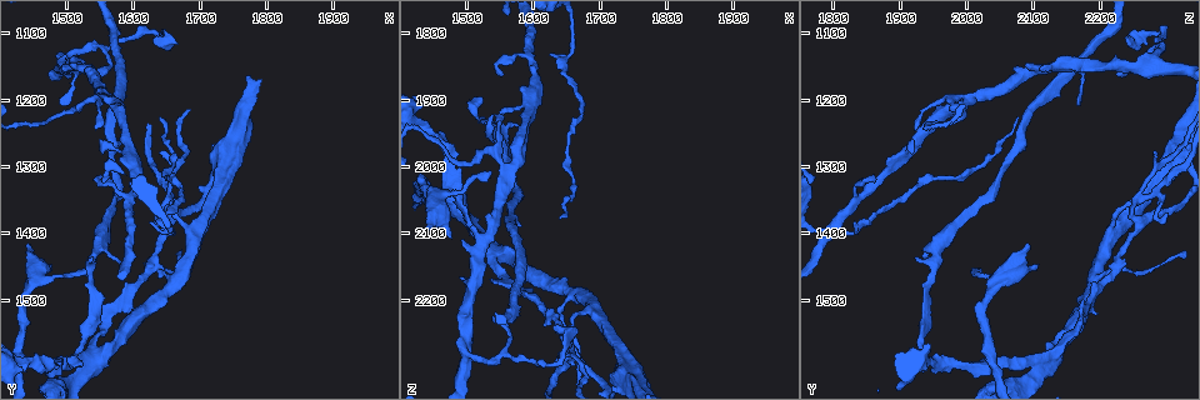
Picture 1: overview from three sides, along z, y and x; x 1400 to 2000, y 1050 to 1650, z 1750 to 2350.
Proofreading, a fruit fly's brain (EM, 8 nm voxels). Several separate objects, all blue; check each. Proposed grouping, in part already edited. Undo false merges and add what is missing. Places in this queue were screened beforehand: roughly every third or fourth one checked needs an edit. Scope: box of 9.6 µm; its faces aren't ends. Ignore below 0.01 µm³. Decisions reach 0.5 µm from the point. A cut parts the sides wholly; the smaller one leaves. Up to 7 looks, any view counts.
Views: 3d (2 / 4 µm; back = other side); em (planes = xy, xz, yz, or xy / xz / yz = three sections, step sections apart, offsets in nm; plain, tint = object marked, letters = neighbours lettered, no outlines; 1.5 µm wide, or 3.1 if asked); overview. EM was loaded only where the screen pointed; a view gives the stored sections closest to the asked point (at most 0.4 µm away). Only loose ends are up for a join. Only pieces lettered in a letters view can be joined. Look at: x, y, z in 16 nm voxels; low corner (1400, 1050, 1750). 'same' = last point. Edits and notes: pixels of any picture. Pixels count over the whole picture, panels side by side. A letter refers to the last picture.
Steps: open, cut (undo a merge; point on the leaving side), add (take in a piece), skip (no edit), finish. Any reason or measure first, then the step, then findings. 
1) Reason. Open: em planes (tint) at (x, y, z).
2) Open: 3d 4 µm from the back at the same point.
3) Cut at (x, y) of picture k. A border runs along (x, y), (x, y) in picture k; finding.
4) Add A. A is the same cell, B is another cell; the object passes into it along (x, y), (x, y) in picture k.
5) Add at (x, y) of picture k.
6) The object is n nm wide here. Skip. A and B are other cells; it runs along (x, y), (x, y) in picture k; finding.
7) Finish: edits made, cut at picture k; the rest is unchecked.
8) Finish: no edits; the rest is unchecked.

An open end. Open: em yz step 8 (letters) at (1495, 1155, 2110).

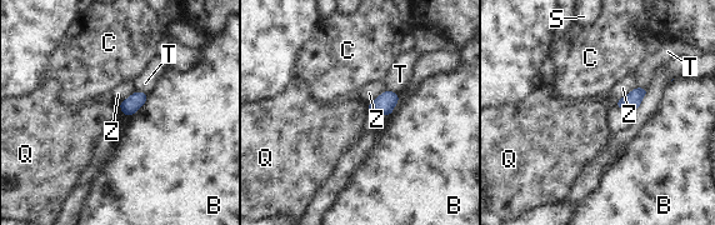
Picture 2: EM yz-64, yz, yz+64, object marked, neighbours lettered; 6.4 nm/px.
The longest contact is with B, 220 nm. Skip. B, C, Q, S, T and Z are other cells; a border runs along (118, 104), (124, 115) in picture 2; none of them fits.

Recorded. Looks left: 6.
An open end. Open: 3d 2 µm at (1545, 1240, 1925).

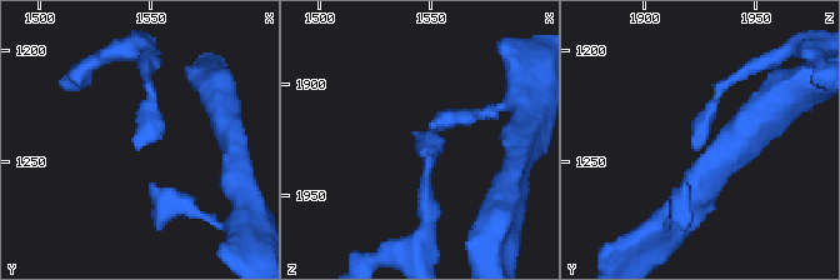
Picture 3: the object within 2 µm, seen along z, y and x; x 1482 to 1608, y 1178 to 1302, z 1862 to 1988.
Open: em planes (letters) at (1543, 1243, 1923).

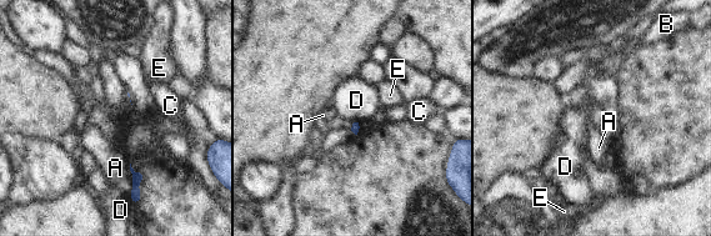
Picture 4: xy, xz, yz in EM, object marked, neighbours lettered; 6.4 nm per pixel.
Skip. A, B, C, D and E are other cells; none of them fits.

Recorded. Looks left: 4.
An open end. Open: 3d 4 µm at (1535, 1520, 2165).

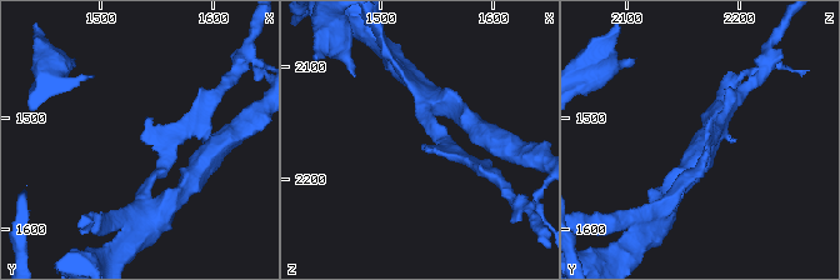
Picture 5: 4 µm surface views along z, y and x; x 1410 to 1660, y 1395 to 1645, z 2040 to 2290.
Open: em xz step 8 (tint) at (1536, 1522, 2168).

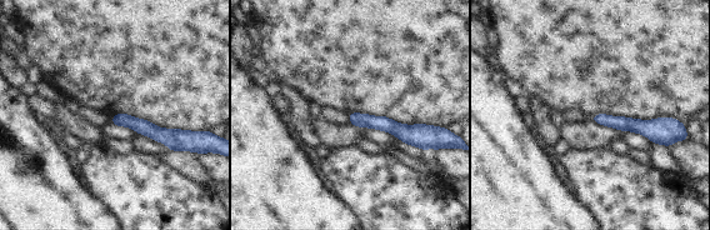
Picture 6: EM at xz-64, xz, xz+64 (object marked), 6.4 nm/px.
Cut it another way. Open: em yz step 4 (letters) at the same point.

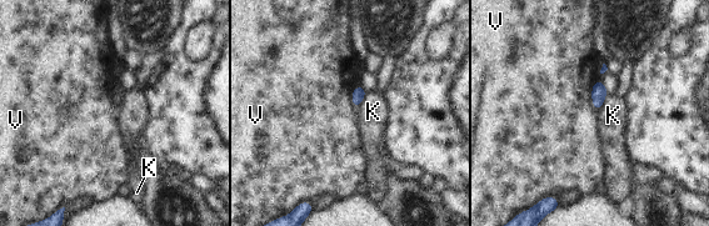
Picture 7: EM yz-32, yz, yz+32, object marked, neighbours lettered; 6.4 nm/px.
Skip. K and V are other cells; a border runs along (592, 84), (592, 105), (597, 111) in picture 7; none of them fits.

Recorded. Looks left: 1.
Finish: no edits; the rest is unchecked.

